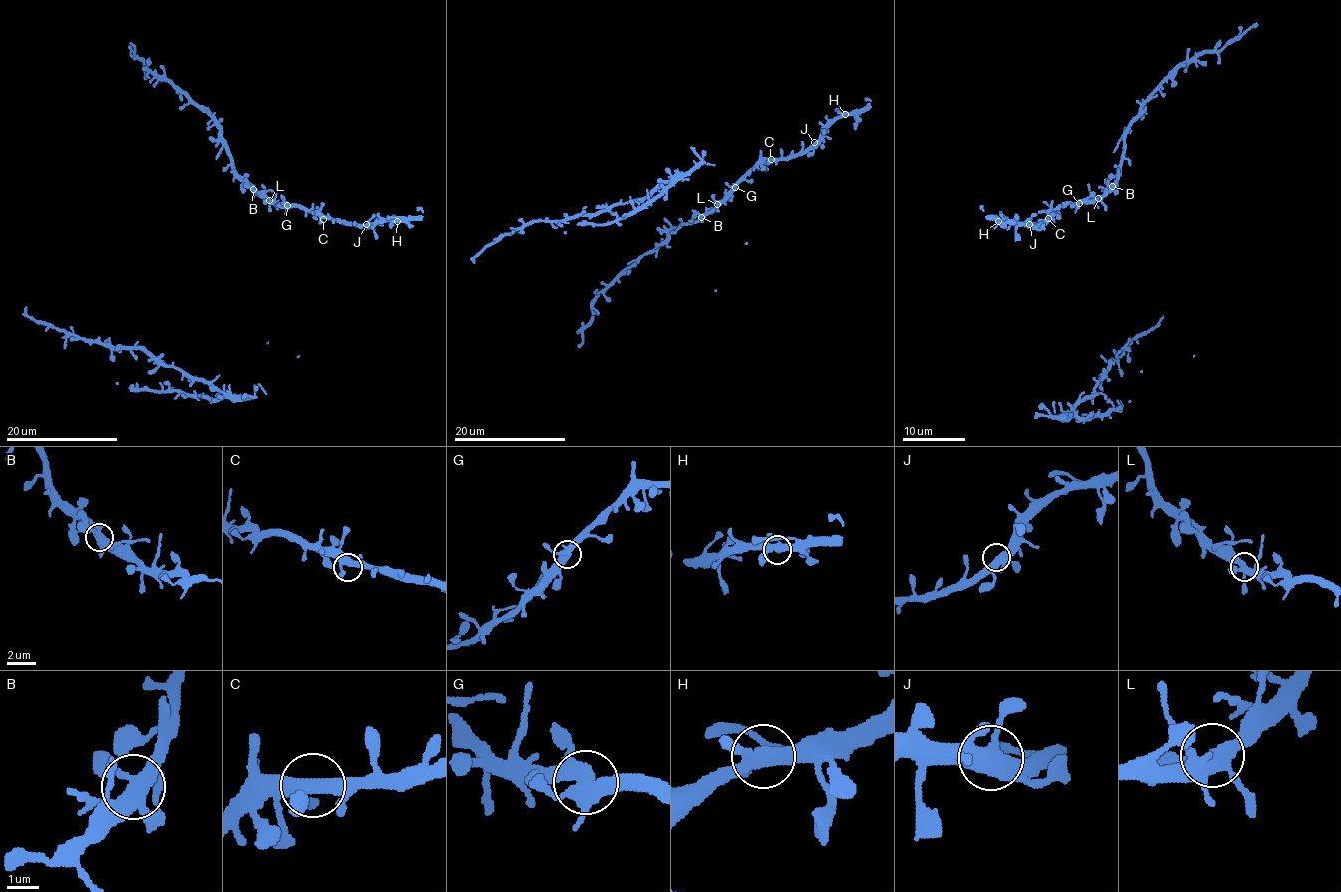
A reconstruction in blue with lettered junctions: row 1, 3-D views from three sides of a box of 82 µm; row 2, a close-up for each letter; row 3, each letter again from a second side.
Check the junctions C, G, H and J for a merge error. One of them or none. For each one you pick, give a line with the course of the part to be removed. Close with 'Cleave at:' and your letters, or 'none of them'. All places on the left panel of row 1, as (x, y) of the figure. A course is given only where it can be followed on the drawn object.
Cleave at: none of them

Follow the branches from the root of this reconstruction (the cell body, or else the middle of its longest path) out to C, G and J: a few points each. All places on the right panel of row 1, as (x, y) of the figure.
C: (1106, 210), (1099, 201), (1064, 203), (1048, 218)
G: (1106, 210), (1099, 201), (1079, 203)
J: (1106, 210), (1099, 201), (1064, 203), (1042, 223), (1029, 224)

